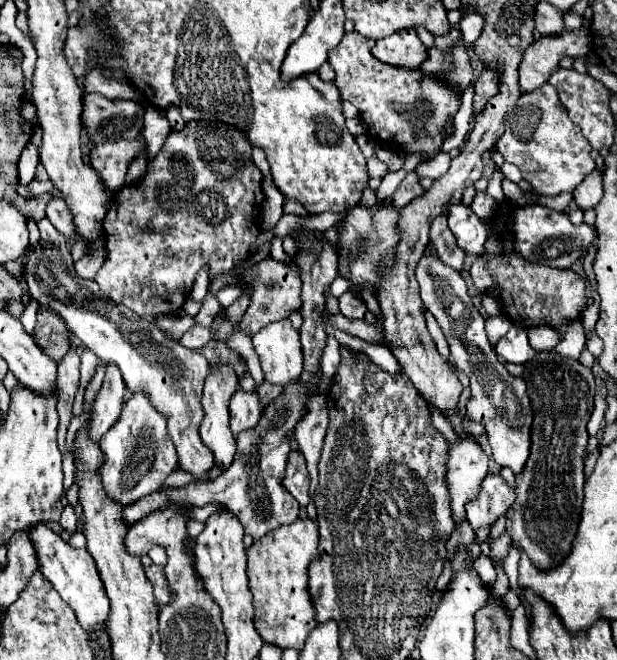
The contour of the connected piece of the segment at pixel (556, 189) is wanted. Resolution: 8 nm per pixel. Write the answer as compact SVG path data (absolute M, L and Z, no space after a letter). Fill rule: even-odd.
M542 84L538 90L524 92L516 108L504 118L504 134L496 148L506 162L520 168L522 178L530 182L536 194L558 196L572 192L592 170L594 160L590 158L590 144L582 138L578 126L570 122L566 108L558 102L558 92L550 84Z

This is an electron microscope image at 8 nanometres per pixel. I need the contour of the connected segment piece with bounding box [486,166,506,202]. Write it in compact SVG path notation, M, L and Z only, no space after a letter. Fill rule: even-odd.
M494 166L494 172L492 172L492 178L490 178L490 184L488 184L488 194L496 200L496 202L502 202L506 196L504 196L504 192L502 192L502 180L504 180L504 176L500 174L500 168L498 166Z

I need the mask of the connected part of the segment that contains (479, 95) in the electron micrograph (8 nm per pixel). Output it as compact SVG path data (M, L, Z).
M484 66L482 74L476 80L476 94L474 94L474 116L482 112L486 102L500 92L500 72L496 68Z

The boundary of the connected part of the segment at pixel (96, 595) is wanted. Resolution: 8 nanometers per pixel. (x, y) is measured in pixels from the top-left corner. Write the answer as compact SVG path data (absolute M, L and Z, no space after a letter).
M38 524L30 530L30 542L36 550L38 570L56 588L56 592L72 606L80 626L84 626L86 632L90 628L104 628L106 614L110 612L110 608L106 608L106 592L98 576L96 562L94 558L90 558L90 552L86 548L72 548L66 540L62 540L60 534L52 532L44 524Z

